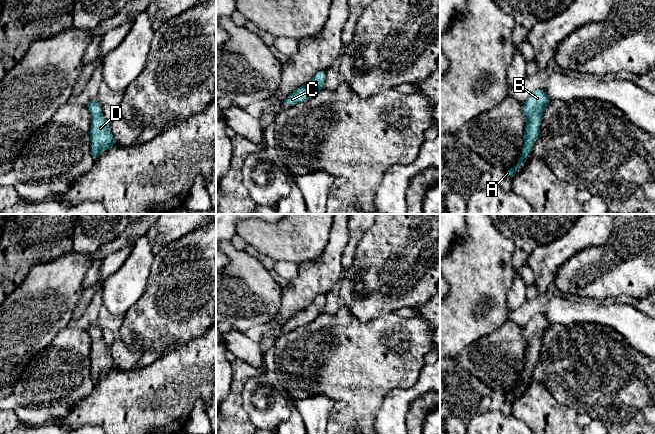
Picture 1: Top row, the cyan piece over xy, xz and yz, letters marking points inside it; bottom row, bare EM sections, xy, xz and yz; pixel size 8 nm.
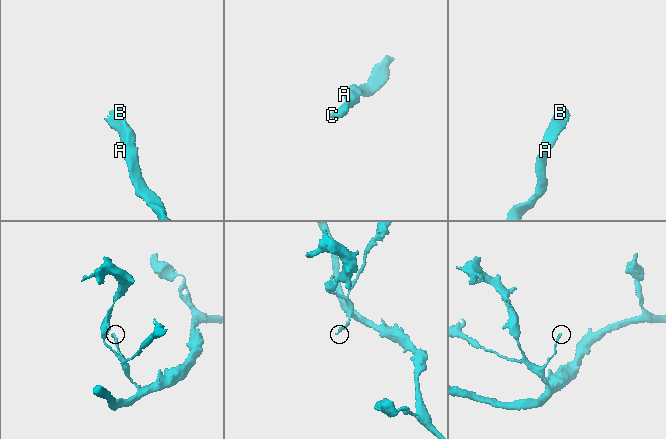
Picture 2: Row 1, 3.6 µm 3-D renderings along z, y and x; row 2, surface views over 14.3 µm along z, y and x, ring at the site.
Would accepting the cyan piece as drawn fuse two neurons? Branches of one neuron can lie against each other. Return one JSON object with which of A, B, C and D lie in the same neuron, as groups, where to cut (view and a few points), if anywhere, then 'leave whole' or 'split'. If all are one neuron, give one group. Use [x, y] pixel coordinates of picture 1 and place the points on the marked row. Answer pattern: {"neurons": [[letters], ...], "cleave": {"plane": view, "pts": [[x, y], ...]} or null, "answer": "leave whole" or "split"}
{"neurons": [["A", "B", "C", "D"]], "cleave": null, "answer": "leave whole"}

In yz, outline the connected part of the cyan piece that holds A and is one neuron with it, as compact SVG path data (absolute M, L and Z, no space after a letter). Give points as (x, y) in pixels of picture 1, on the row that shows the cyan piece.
M535 89L523 104L526 126L522 155L515 167L504 172L505 176L513 178L517 173L517 169L522 165L524 159L532 153L532 147L540 134L540 123L542 121L543 112L550 102L551 99L548 97L545 90Z

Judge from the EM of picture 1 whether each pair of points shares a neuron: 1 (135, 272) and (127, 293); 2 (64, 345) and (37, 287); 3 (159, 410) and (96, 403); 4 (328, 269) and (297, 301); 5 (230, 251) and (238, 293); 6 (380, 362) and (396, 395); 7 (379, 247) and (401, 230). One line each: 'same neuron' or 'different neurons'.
1: same neuron
2: different neurons
3: same neuron
4: same neuron
5: same neuron
6: different neurons
7: same neuron

